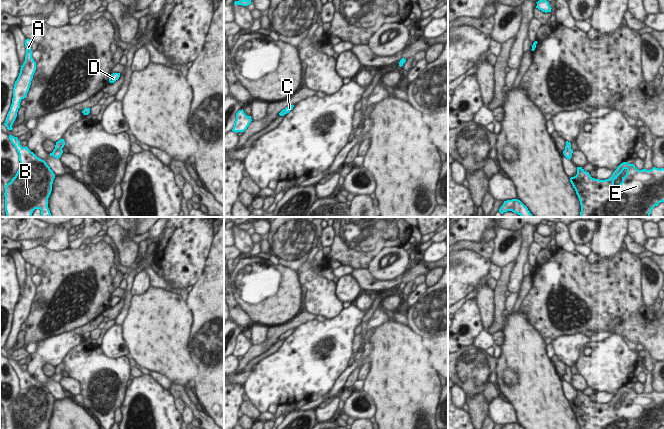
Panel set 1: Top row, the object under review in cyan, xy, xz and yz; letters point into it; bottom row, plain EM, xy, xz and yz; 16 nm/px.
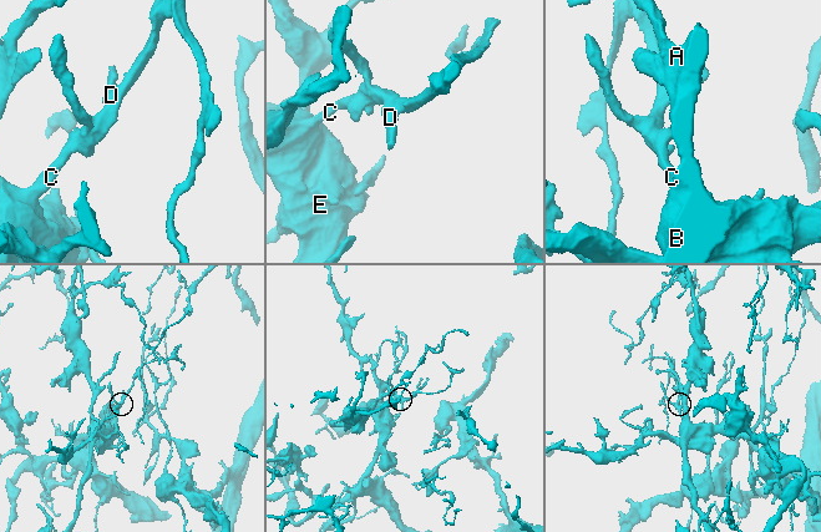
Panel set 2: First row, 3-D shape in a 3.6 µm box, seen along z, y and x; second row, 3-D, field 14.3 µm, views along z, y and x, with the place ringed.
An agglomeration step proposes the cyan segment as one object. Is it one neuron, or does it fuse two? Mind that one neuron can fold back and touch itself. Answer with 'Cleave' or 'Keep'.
Keep

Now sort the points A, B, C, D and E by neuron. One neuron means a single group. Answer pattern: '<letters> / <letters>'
A B C D E

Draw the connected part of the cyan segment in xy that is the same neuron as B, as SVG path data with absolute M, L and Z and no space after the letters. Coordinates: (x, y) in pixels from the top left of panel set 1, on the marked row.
M9 135L9 140L19 154L20 166L16 175L5 185L6 217L31 217L35 209L41 210L41 217L52 217L48 198L55 174L27 146L22 147L17 137Z

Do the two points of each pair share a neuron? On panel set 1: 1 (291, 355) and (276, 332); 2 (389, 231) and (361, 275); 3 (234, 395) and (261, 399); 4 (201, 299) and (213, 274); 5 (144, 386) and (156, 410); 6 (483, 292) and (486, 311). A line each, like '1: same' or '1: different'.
1: different
2: different
3: different
4: same
5: same
6: same

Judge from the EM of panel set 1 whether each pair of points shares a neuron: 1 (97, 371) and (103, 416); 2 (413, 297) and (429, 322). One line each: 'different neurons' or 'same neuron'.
1: same neuron
2: different neurons

